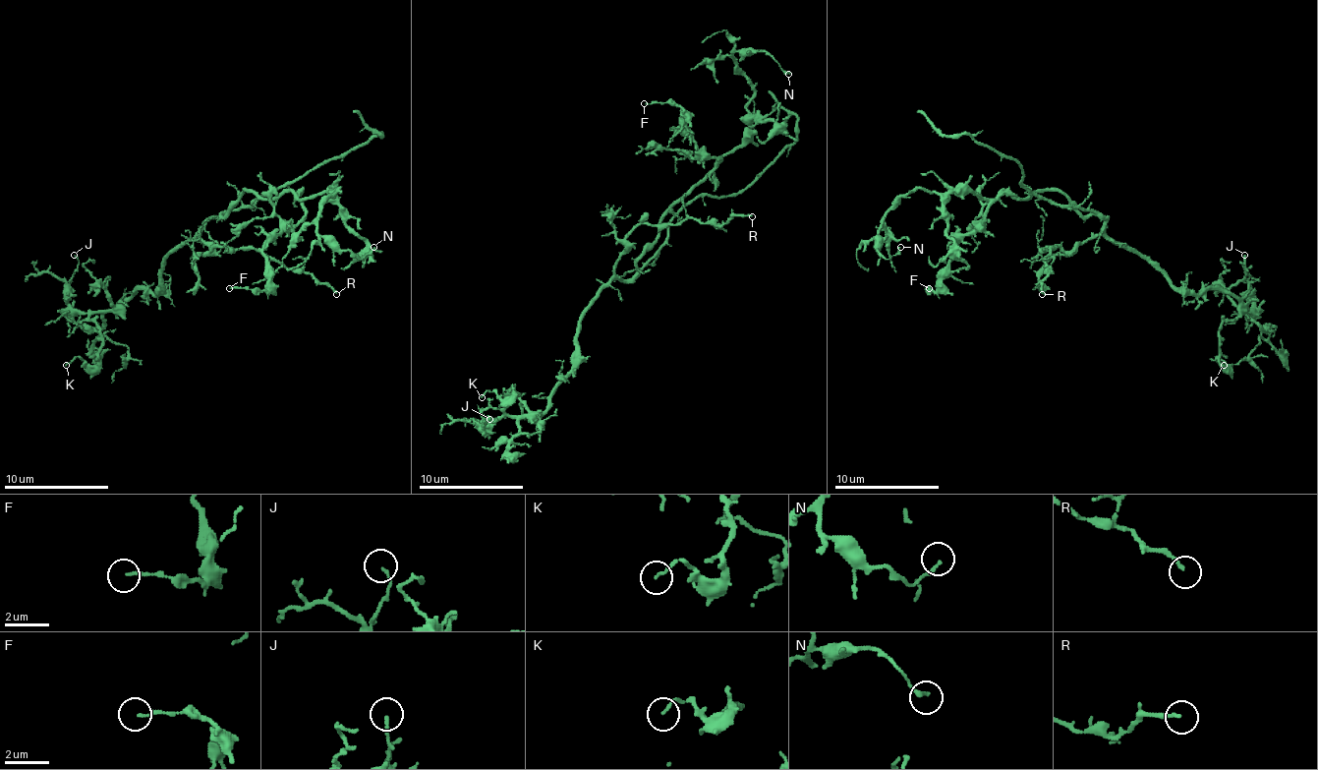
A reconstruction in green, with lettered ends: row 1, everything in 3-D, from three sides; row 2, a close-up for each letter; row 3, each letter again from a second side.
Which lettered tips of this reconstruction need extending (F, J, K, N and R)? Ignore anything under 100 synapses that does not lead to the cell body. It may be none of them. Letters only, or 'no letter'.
no letter

